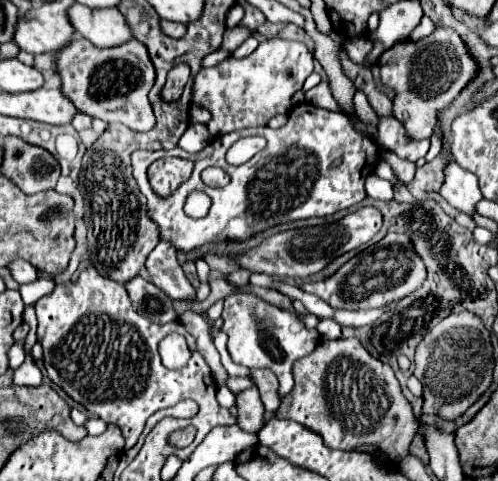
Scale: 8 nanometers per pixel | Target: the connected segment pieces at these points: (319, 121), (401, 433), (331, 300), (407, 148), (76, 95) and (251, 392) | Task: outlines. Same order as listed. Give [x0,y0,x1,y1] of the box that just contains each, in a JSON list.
[[132,103,378,251],[276,337,418,465],[302,233,426,309],[378,115,430,161],[56,39,156,131],[236,387,264,433]]

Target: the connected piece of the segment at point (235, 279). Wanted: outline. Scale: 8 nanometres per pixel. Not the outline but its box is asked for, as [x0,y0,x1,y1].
[228,269,252,287]

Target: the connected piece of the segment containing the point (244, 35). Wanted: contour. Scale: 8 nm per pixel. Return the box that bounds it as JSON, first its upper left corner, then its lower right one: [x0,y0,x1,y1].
[222,25,252,51]

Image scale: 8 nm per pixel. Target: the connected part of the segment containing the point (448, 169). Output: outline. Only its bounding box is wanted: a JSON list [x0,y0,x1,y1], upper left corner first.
[440,159,482,215]

